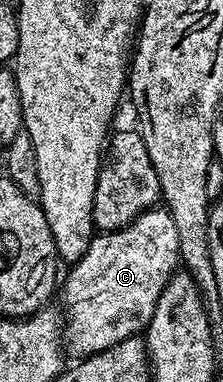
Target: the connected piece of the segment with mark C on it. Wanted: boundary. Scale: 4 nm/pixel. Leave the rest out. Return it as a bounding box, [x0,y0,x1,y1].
[61,206,180,358]

